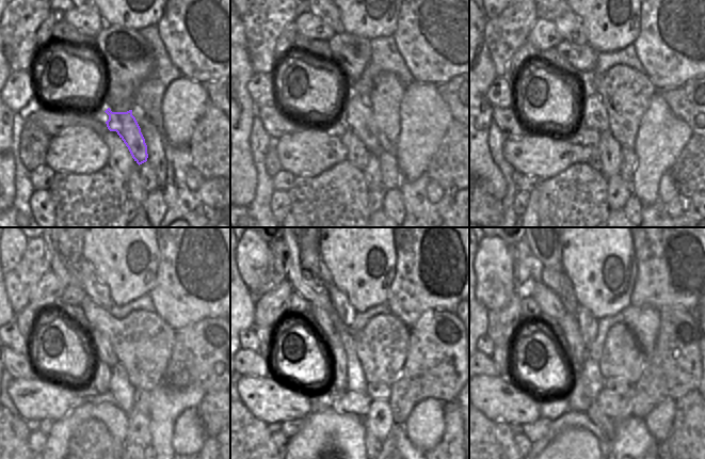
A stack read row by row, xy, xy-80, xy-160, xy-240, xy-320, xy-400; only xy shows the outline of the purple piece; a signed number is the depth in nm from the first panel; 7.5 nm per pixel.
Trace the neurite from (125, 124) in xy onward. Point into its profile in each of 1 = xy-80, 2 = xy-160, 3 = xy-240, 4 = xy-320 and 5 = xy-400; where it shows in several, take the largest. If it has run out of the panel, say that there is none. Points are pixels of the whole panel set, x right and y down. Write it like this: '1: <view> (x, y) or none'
1: xy-80 (356, 114)
2: xy-160 (593, 114)
3: xy-240 (105, 353)
4: xy-320 (319, 318)
5: xy-400 (548, 302)

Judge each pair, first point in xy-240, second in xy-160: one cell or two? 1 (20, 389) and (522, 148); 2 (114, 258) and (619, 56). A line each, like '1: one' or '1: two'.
1: one
2: two

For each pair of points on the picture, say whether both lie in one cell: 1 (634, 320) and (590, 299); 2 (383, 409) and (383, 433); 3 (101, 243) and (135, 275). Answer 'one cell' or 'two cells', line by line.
1: two cells
2: one cell
3: one cell

